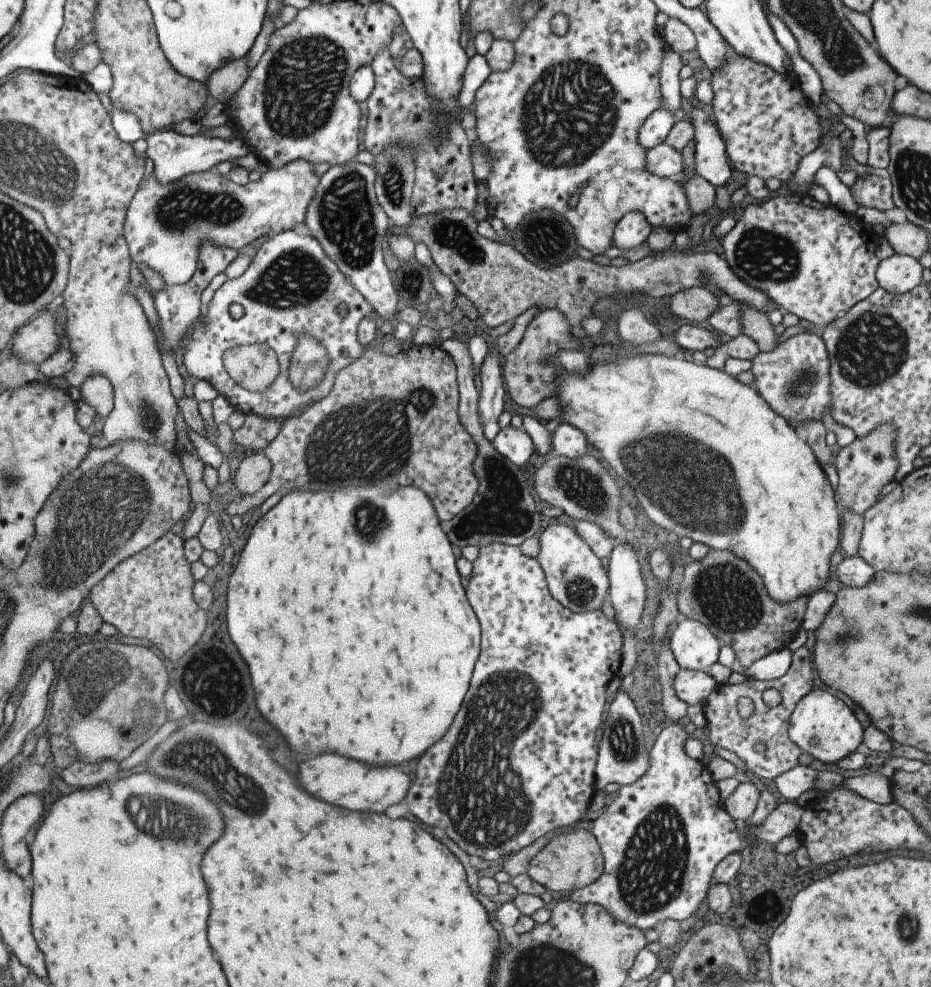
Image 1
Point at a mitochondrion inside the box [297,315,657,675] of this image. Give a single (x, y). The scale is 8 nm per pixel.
(343, 432)

